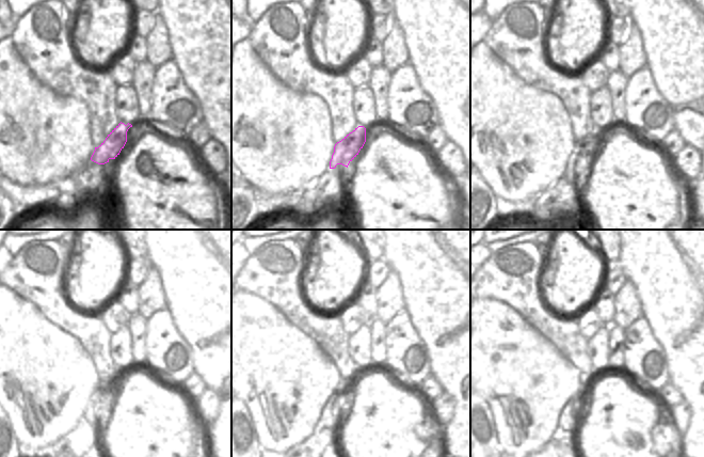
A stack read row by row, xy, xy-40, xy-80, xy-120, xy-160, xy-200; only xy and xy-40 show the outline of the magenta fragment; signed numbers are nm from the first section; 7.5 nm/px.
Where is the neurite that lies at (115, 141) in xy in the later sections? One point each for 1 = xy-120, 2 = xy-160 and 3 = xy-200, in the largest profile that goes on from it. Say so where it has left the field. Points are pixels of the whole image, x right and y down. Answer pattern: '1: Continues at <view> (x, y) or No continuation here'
1: Continues at xy-120 (110, 385)
2: Continues at xy-160 (331, 413)
3: Continues at xy-200 (568, 422)

